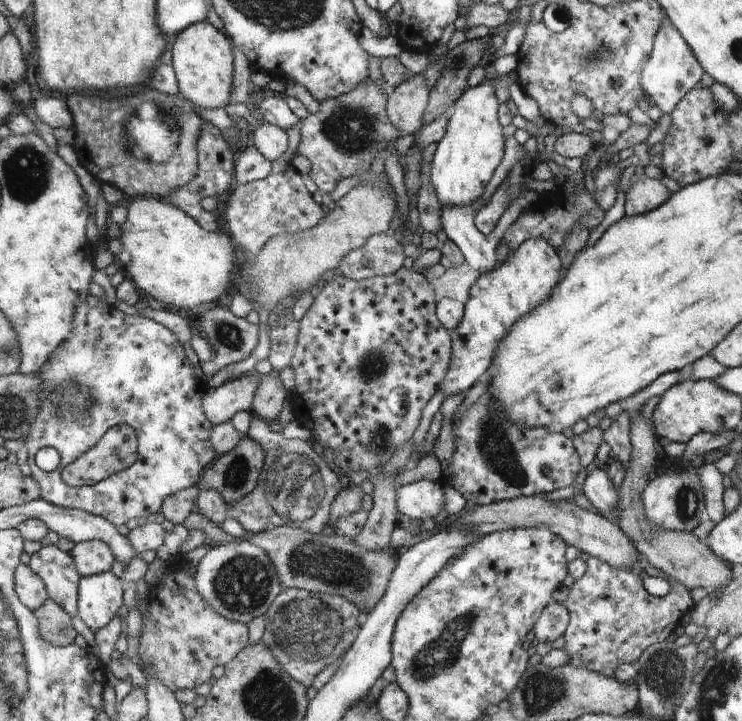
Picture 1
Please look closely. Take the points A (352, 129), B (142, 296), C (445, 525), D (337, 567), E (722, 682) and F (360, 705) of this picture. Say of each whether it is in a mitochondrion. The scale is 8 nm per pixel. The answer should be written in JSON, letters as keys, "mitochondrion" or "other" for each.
{"A":"mitochondrion","B":"other","C":"other","D":"mitochondrion","E":"mitochondrion","F":"other"}

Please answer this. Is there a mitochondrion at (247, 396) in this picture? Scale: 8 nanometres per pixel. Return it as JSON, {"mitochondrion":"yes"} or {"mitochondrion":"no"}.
{"mitochondrion":"no"}

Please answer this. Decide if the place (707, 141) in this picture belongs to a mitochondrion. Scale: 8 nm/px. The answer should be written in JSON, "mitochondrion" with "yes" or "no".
{"mitochondrion":"no"}

